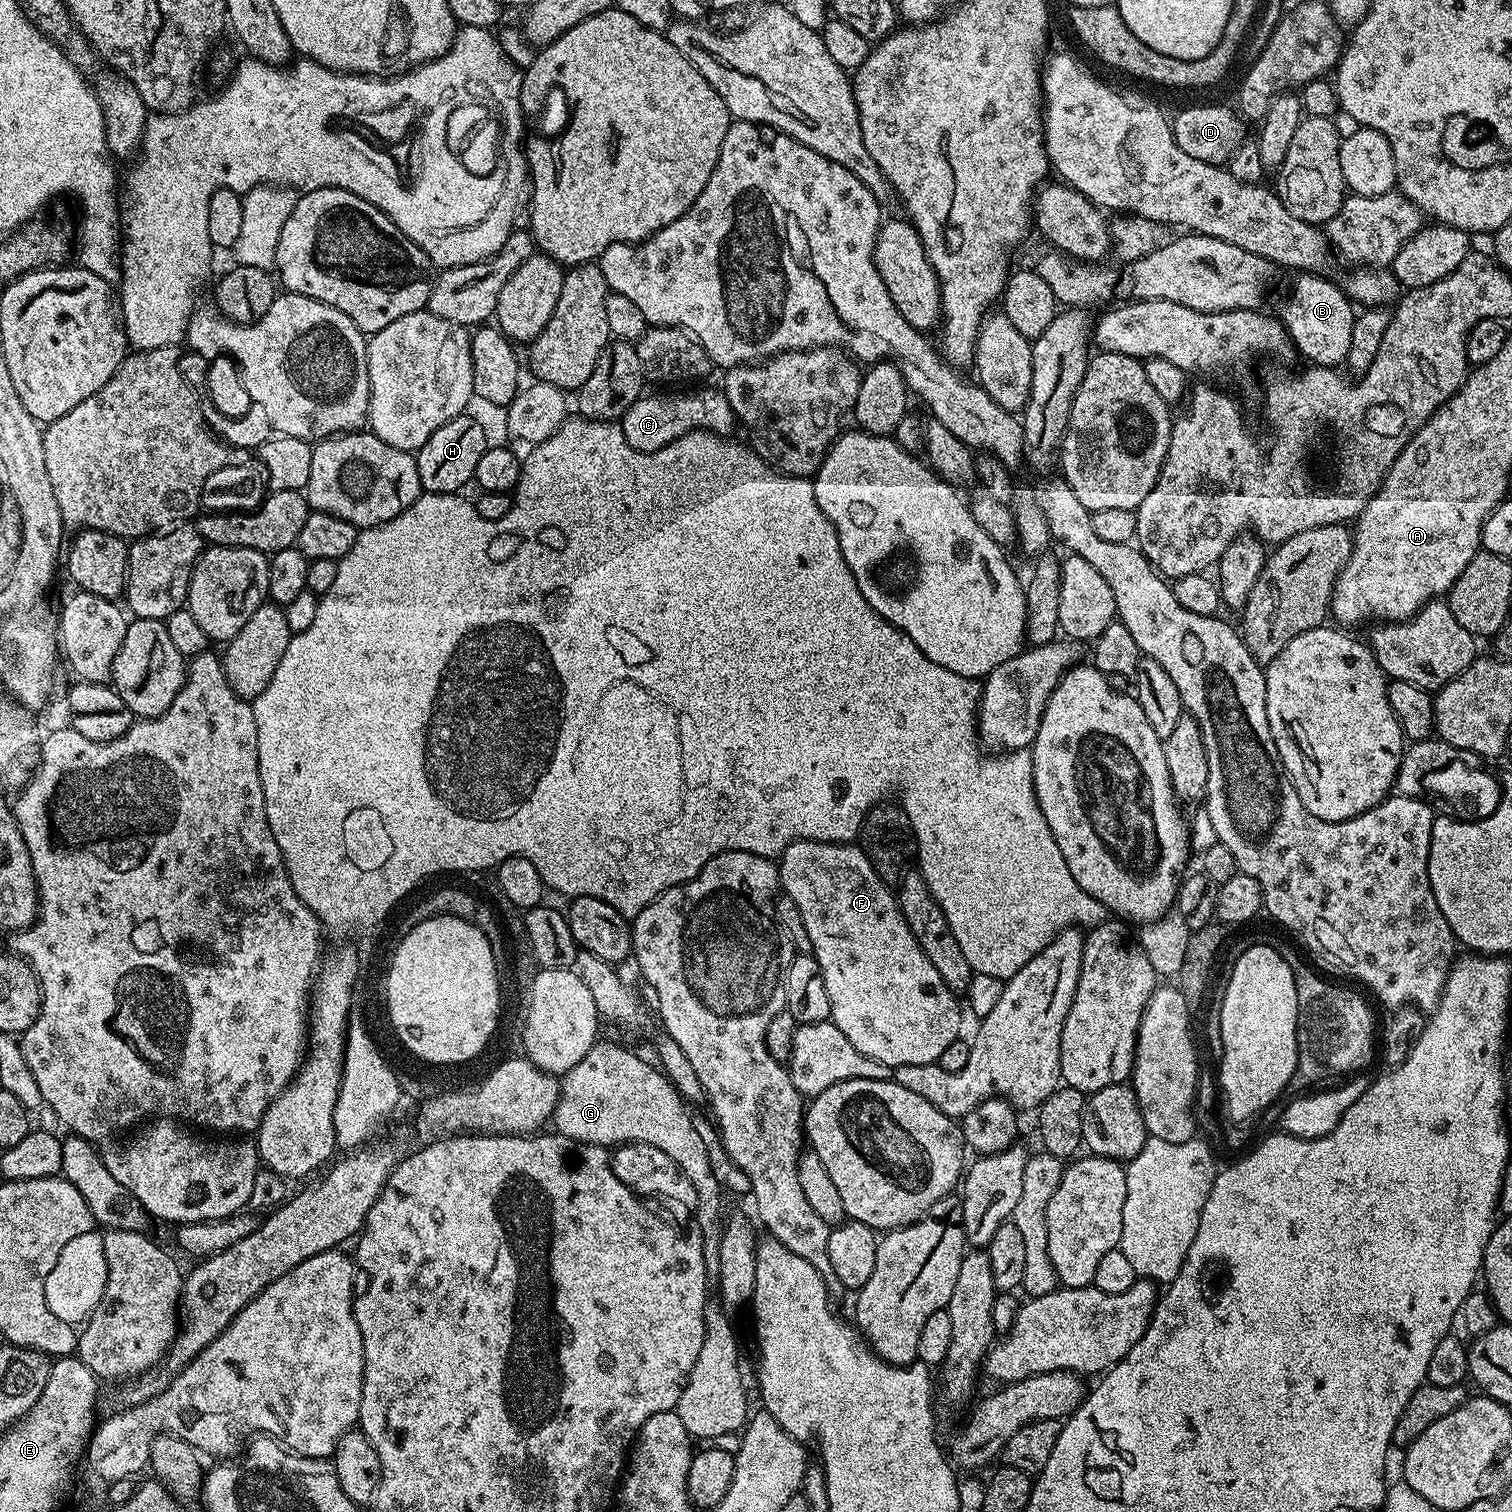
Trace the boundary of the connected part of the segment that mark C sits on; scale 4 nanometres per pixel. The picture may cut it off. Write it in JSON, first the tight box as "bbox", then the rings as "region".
{"bbox":[618,386,738,452],"region":[[[702,386],[693,387],[696,388],[693,392],[664,392],[661,396],[651,396],[651,394],[641,396],[618,421],[620,429],[624,432],[626,442],[630,442],[630,446],[639,452],[657,452],[665,448],[670,442],[682,438],[687,432],[714,432],[718,436],[727,437],[731,433],[728,431],[734,426],[737,427],[738,424],[736,415],[730,410],[730,402],[726,402],[724,393],[719,387],[698,387]]]}

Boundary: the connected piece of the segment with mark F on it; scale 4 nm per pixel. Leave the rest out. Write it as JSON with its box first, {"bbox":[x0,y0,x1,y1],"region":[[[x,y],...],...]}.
{"bbox":[778,840,962,1070],"region":[[[796,840],[790,846],[786,846],[784,852],[780,853],[778,867],[783,895],[789,896],[794,902],[794,906],[798,906],[798,914],[802,914],[802,926],[806,926],[806,934],[810,938],[812,947],[810,954],[822,970],[822,982],[826,982],[826,994],[830,998],[830,1010],[832,1011],[830,1023],[838,1026],[838,1030],[842,1030],[842,1034],[846,1034],[846,1039],[854,1045],[854,1050],[858,1050],[858,1054],[866,1054],[866,1058],[874,1058],[874,1062],[882,1062],[893,1070],[898,1066],[937,1063],[942,1050],[946,1050],[946,1046],[950,1046],[950,1042],[961,1039],[960,1008],[962,1012],[962,1004],[961,1001],[960,1004],[956,1001],[959,1000],[957,993],[951,992],[946,986],[946,982],[942,982],[938,970],[934,970],[934,966],[930,963],[930,958],[926,958],[918,938],[914,938],[914,934],[902,914],[899,899],[894,895],[893,889],[885,884],[884,879],[874,870],[867,851],[855,843],[827,844],[817,840]]]}

